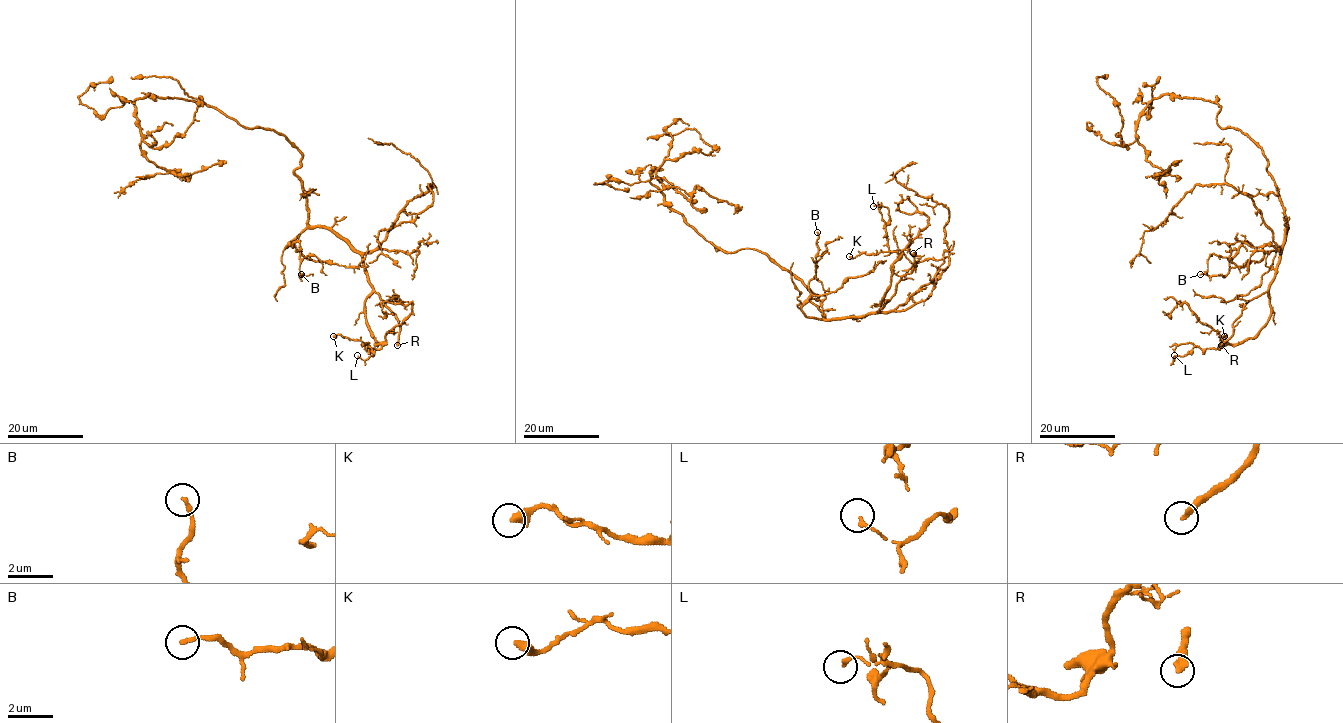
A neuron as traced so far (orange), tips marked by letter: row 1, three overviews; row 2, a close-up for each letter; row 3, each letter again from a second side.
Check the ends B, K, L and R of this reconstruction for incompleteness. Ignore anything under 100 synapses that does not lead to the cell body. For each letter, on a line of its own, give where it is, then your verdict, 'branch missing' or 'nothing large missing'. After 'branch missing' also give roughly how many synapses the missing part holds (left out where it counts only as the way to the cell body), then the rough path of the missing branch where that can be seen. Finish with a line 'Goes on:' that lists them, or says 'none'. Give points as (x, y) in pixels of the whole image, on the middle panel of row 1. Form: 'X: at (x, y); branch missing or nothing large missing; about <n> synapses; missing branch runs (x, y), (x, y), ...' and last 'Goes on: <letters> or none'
B: at (817, 232); nothing large missing
K: at (849, 256); nothing large missing
L: at (873, 206); nothing large missing
R: at (913, 253); branch missing; missing branch runs (913, 253), (902, 223), (869, 187), (863, 169), (873, 150), (901, 124), (951, 105), (1007, 48), (1015, 47)
Goes on: R

